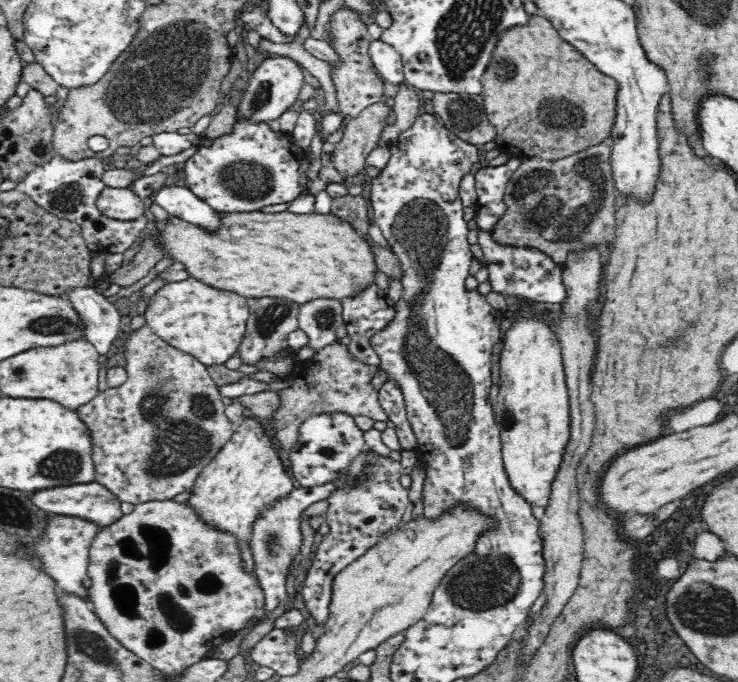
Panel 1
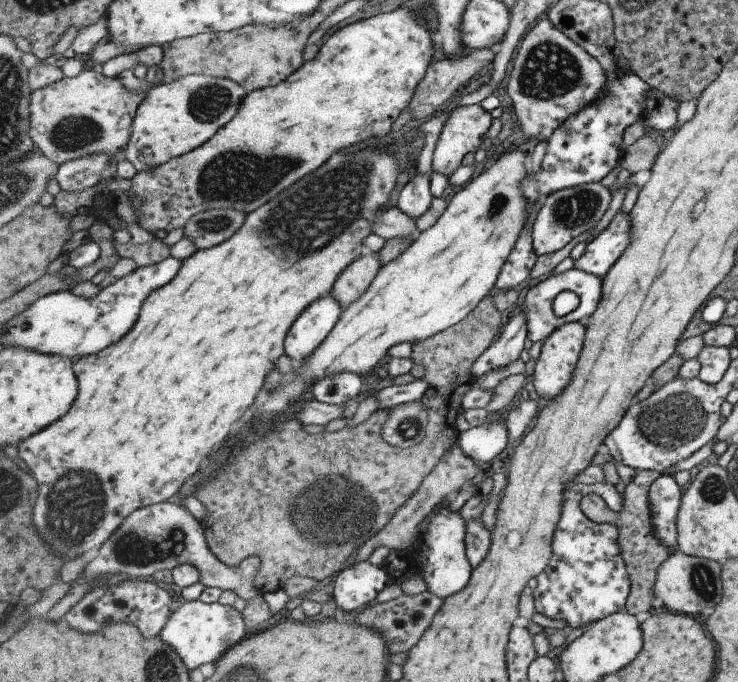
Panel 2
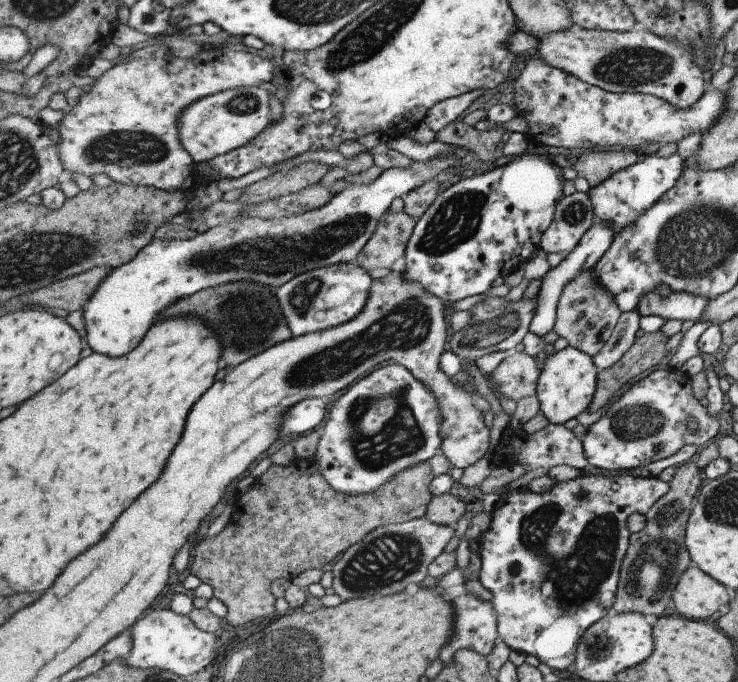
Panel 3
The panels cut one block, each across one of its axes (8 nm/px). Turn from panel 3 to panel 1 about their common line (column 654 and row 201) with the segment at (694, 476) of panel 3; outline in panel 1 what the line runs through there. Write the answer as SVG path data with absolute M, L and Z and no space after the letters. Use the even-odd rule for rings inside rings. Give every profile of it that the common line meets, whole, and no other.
M603 142L582 153L556 161L546 161L539 157L523 158L522 167L508 180L505 202L508 205L504 218L491 233L492 240L500 246L535 248L548 254L556 265L567 264L570 254L586 250L587 247L608 246L616 240L616 210L619 205L617 191L611 171L612 146Z

